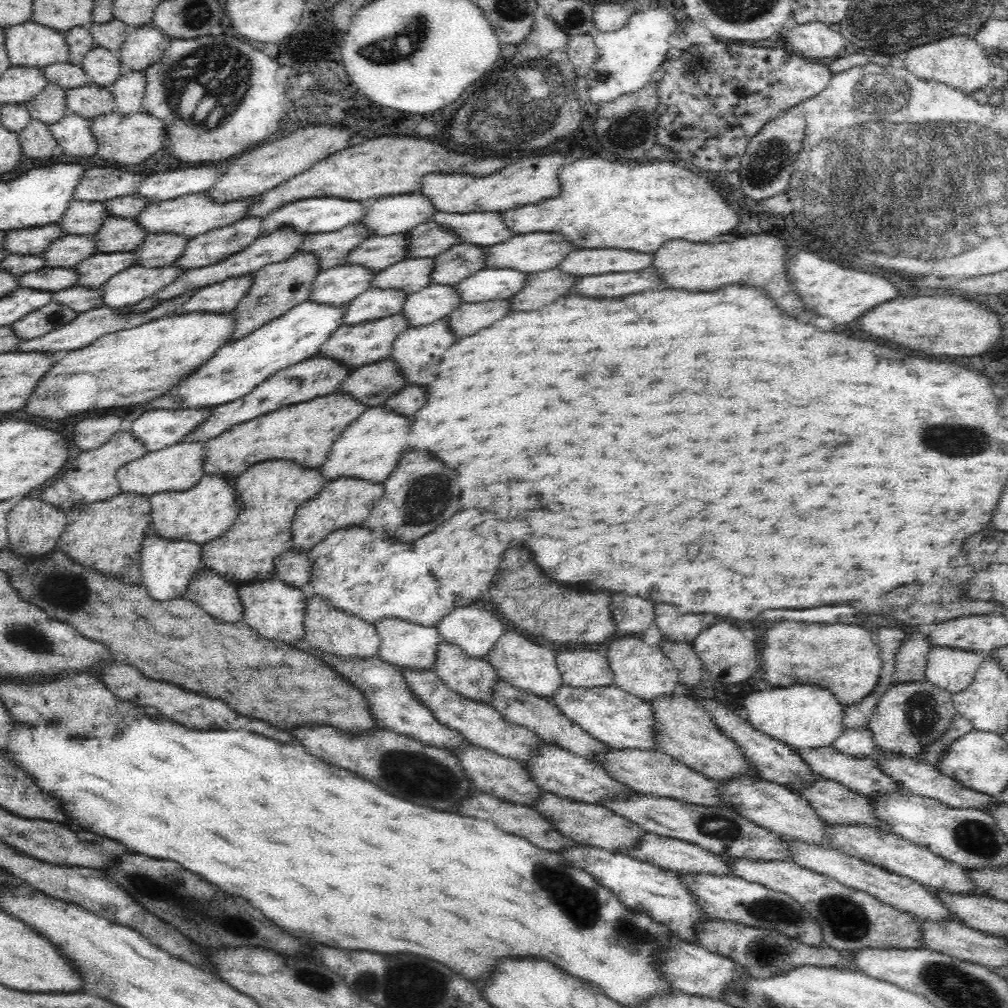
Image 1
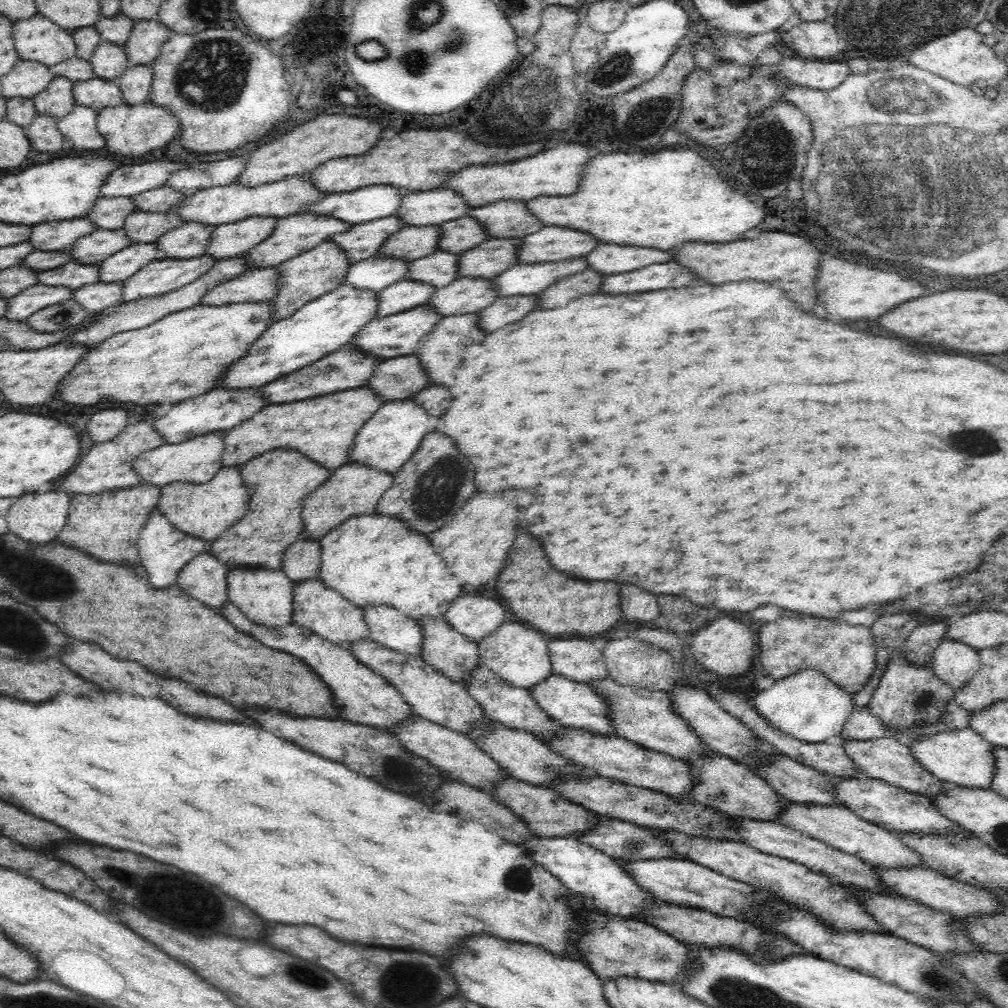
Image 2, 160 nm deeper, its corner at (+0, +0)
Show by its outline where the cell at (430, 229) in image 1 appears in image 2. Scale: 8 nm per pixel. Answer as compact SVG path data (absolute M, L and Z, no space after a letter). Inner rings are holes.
M468 215L443 222L439 227L441 228L441 237L437 246L438 251L463 253L492 239L481 222Z

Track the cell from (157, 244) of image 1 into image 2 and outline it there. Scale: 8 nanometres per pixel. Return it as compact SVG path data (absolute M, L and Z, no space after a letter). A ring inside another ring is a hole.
M187 222L161 236L155 244L166 259L196 258L205 254L216 226Z

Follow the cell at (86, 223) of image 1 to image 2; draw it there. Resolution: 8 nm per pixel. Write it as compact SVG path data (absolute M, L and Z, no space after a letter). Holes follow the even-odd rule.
M100 197L86 218L98 229L116 230L116 228L123 228L126 218L136 210L131 197Z

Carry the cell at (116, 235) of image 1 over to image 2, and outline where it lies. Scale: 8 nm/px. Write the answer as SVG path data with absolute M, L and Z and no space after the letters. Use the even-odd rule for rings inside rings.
M136 210L126 218L123 229L132 243L155 243L167 232L187 222L174 212L143 212Z

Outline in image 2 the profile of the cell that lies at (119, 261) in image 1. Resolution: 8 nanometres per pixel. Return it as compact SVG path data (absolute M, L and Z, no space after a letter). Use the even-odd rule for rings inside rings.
M132 243L98 264L100 281L125 281L148 263L164 259L155 243Z

